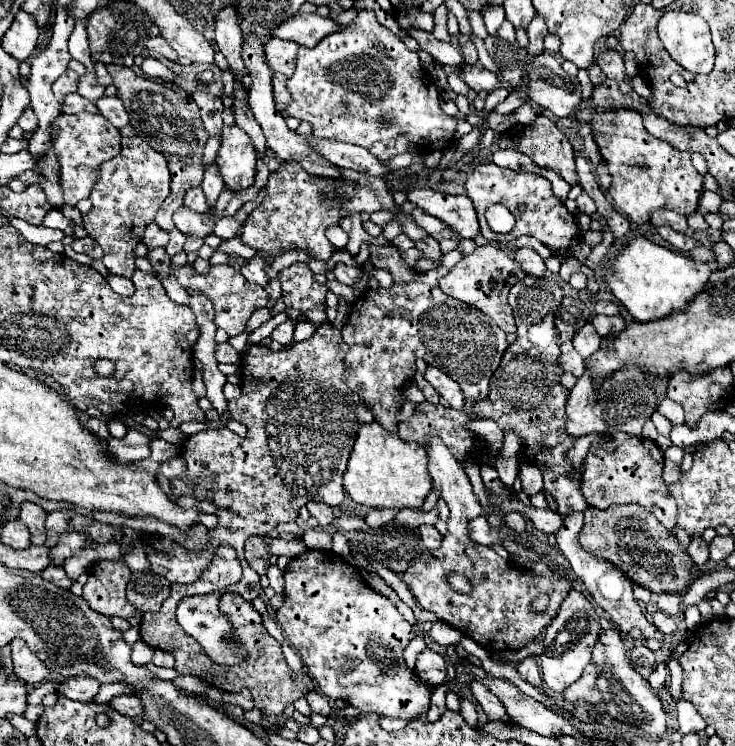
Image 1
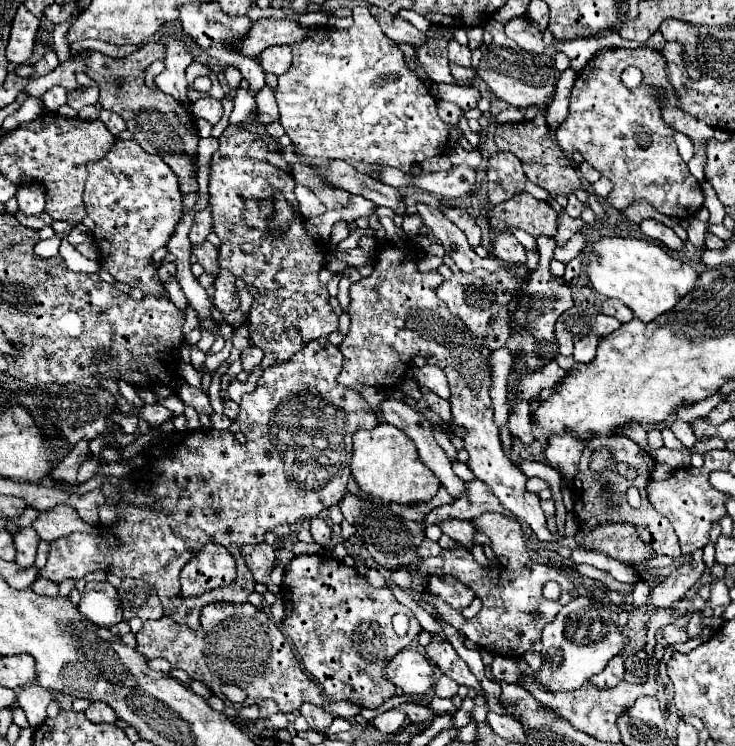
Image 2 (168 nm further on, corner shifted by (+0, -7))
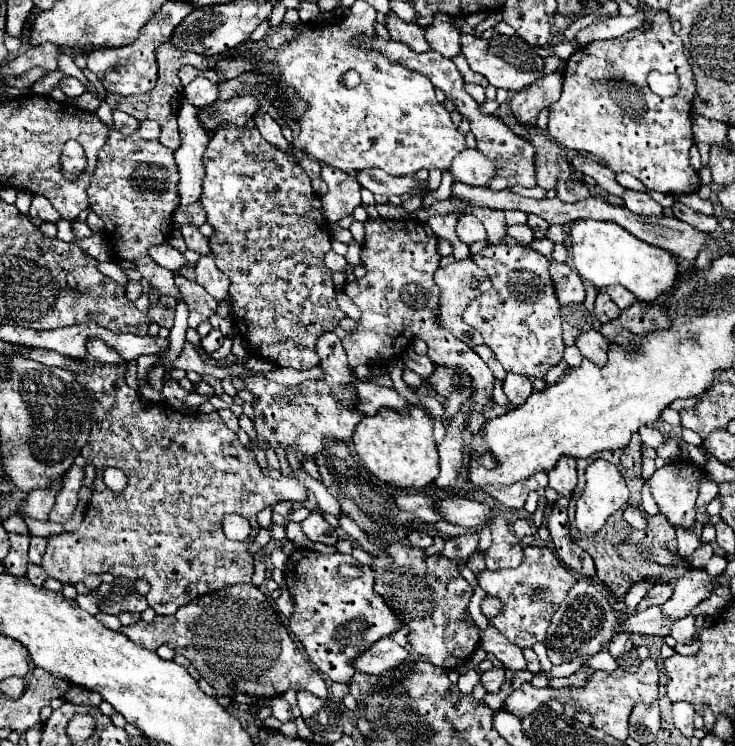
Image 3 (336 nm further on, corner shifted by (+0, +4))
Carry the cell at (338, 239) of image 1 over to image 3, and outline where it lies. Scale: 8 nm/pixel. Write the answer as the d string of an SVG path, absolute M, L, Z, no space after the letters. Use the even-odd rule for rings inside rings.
M322 166L322 180L328 184L328 194L322 196L322 214L332 224L350 216L360 206L360 184L350 174Z

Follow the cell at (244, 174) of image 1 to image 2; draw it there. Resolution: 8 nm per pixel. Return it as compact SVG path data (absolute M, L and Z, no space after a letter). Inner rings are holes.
M228 125L220 135L220 147L212 153L208 191L212 231L222 241L218 249L220 267L260 293L248 313L250 343L264 353L274 353L276 363L286 363L308 341L328 337L336 331L338 315L328 303L330 295L326 285L318 279L328 247L322 247L322 243L306 233L304 219L298 217L298 223L290 223L290 231L286 231L282 239L270 239L270 235L266 235L270 215L274 215L274 195L280 193L290 207L298 211L294 177L270 165L266 153L268 147L258 135L244 127Z

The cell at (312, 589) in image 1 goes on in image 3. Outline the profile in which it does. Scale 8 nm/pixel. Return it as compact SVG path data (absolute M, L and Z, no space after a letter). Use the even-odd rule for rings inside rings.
M296 548L286 562L286 584L288 584L288 592L294 598L294 612L292 618L288 622L290 632L294 632L294 636L302 642L310 662L324 672L324 676L332 682L342 682L342 684L350 684L352 676L356 674L354 668L354 660L358 656L362 656L362 652L366 652L370 646L374 646L380 638L394 634L396 630L400 630L404 624L404 620L386 604L386 600L382 600L382 596L378 596L378 592L374 590L374 572L368 566L368 570L364 572L364 576L360 578L346 578L340 574L340 564L354 564L360 566L360 562L356 562L350 554L320 554L316 550L308 550L308 548Z

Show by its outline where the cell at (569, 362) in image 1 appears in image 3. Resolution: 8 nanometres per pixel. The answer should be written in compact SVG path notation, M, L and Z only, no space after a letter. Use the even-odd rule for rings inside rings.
M506 374L504 378L504 394L508 396L508 400L514 404L514 406L522 406L526 402L526 398L532 394L532 382L530 378L526 376L520 376L520 374Z

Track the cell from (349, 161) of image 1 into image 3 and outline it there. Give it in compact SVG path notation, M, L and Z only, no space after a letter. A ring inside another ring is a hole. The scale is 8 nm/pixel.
M468 148L452 160L448 172L456 182L464 182L470 186L486 186L486 182L494 176L494 166L478 150Z

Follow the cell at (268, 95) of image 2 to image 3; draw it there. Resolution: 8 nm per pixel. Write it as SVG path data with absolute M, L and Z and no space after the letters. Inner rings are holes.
M254 94L236 96L232 100L218 100L216 114L208 116L202 110L202 124L206 124L206 130L216 130L222 122L230 122L234 126L244 126L260 108L260 100Z

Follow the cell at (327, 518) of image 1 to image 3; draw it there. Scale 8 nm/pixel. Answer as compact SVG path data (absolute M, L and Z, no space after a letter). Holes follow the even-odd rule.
M318 510L310 512L310 516L300 526L312 542L322 542L322 544L336 544L338 542L338 532L324 520L324 514Z

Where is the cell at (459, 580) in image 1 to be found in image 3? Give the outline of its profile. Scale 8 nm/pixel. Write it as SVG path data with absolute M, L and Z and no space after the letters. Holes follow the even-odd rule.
M406 542L392 544L386 552L390 558L374 558L372 564L376 574L374 590L406 620L410 628L408 642L414 652L444 670L458 668L474 654L480 642L480 630L462 620L468 610L472 586L460 576L458 562L444 560L442 556L428 556L424 550Z

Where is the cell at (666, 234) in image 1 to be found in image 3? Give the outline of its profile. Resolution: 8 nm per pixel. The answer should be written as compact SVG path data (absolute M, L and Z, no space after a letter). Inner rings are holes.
M626 190L624 196L624 204L630 212L640 214L640 216L664 216L662 214L662 206L652 200L646 192L634 192L634 190Z

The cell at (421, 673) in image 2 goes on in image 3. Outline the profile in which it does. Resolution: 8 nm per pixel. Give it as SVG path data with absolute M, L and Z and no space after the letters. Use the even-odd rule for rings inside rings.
M382 638L374 648L366 650L360 658L358 664L354 664L360 672L368 674L388 674L398 670L398 666L406 664L410 660L410 652L396 644L392 638Z

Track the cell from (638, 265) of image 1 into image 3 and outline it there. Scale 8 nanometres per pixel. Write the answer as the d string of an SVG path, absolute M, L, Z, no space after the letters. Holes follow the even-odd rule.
M578 220L570 228L570 246L572 246L572 266L582 280L604 288L610 284L622 284L630 290L640 302L654 302L658 296L670 294L678 278L678 260L674 254L664 248L650 246L640 238L626 232L614 222L596 222L596 220Z

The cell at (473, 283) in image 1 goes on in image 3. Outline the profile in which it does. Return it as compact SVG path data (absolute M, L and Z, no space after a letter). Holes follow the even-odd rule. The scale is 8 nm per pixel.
M470 258L462 260L462 262L454 262L446 268L438 268L436 274L434 274L434 282L436 286L440 288L440 324L444 328L448 328L450 332L454 332L454 336L458 336L462 342L466 342L470 348L478 346L478 344L484 344L482 340L482 334L474 328L470 328L464 320L462 320L462 312L466 310L466 306L476 298L480 296L482 292L488 292L492 288L492 282L490 278L486 276L486 272L476 264L472 262Z

